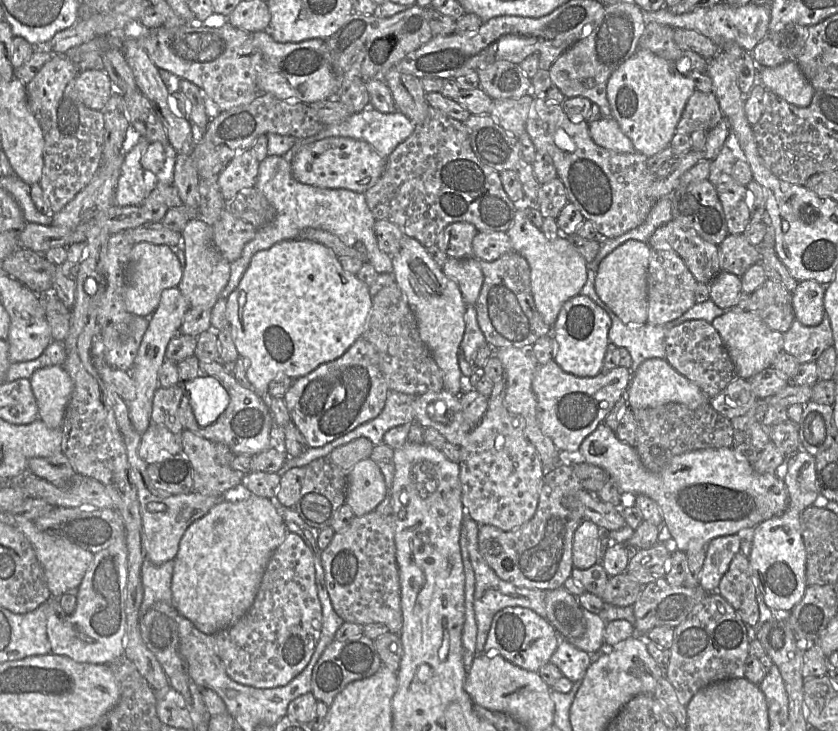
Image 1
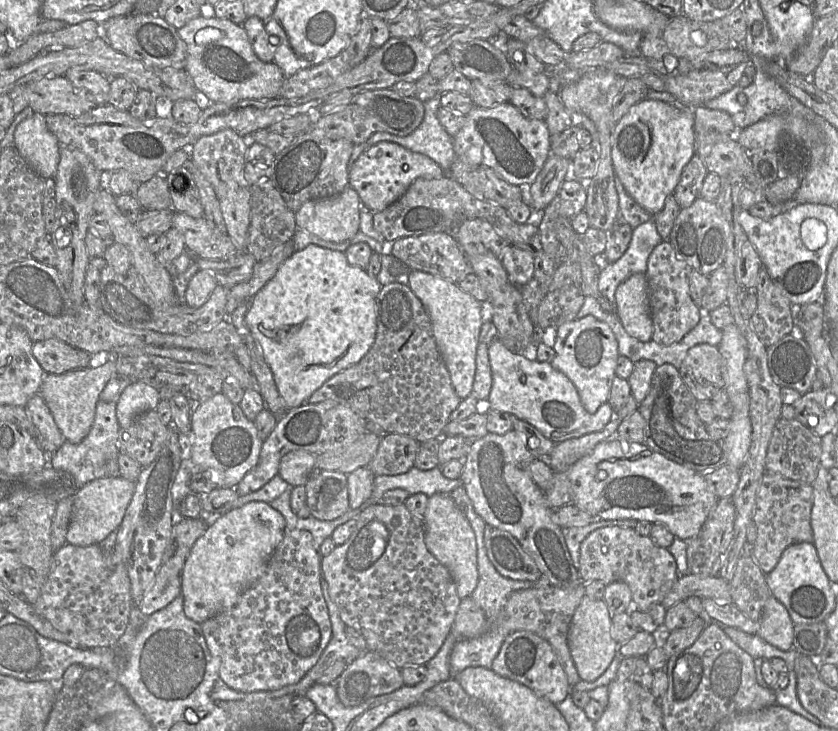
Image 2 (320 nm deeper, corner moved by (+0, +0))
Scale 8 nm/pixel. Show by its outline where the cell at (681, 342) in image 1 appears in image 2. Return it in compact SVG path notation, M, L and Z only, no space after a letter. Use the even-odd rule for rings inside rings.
M703 343L690 348L679 373L698 401L711 401L724 389L722 357L718 346Z

